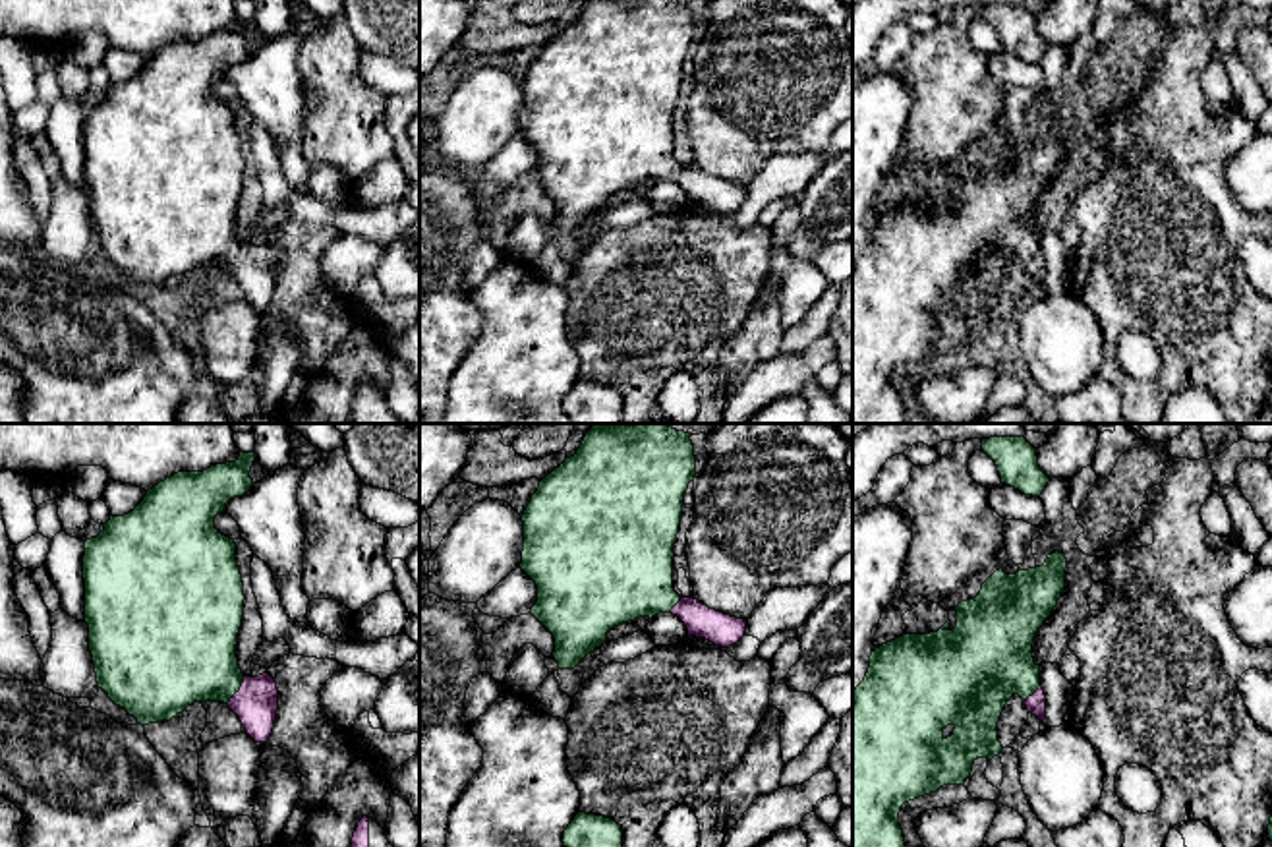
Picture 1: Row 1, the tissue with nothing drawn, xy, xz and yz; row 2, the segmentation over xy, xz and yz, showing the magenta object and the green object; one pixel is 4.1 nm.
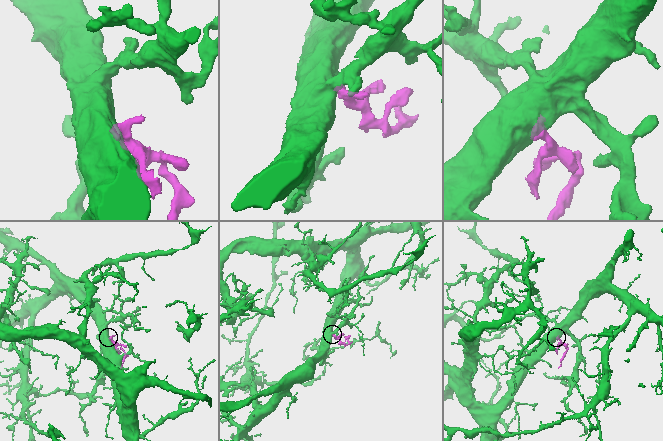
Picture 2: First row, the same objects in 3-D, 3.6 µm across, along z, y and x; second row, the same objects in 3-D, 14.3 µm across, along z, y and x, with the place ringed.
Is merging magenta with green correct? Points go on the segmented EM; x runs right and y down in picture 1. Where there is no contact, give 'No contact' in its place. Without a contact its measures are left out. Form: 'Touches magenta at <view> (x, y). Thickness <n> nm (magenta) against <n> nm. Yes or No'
Touches magenta at xy (238, 691). Thickness 180 nm (magenta) against 380 nm. Yes

